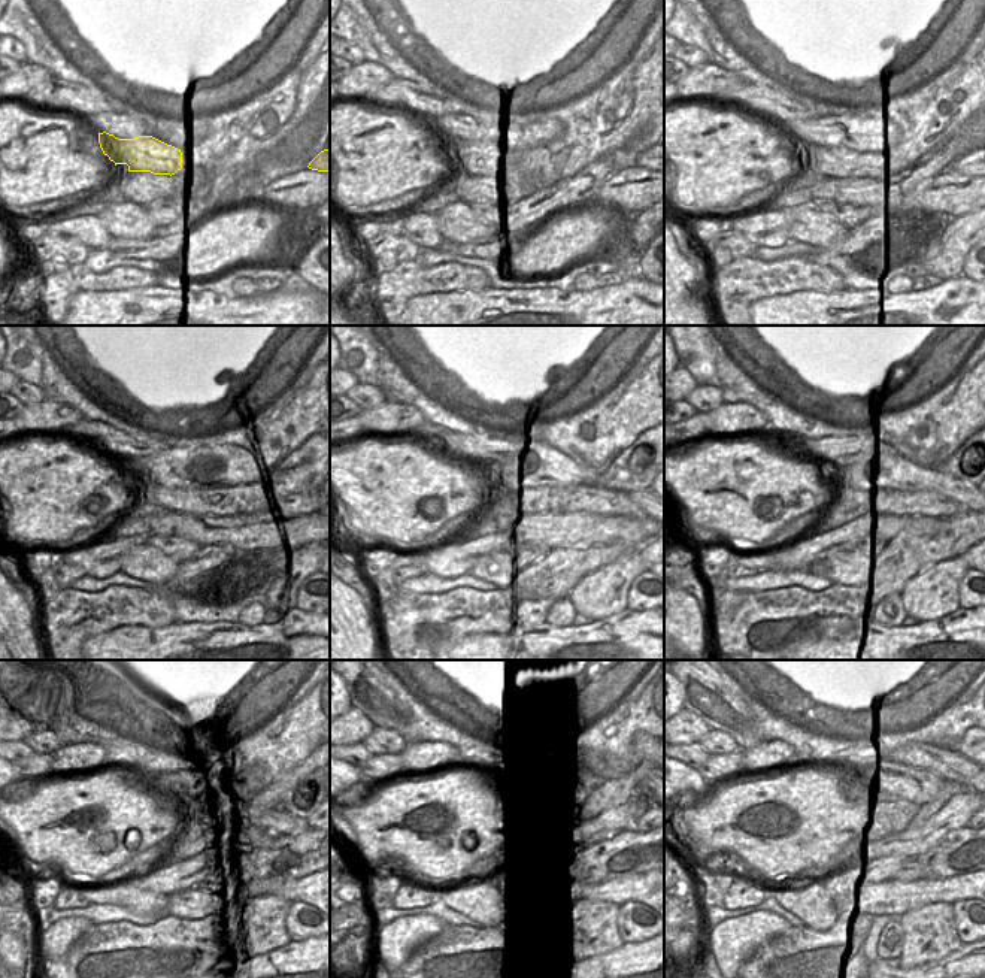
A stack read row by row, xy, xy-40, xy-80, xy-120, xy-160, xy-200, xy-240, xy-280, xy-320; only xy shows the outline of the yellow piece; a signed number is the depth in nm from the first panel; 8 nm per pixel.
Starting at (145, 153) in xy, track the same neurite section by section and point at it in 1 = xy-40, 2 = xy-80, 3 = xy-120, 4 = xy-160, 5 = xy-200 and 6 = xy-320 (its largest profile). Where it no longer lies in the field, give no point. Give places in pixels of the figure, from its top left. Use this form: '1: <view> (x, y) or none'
1: xy-40 (476, 159)
2: xy-80 (829, 162)
3: xy-120 (226, 500)
4: xy-160 (546, 500)
5: xy-200 (879, 500)
6: xy-320 (900, 813)

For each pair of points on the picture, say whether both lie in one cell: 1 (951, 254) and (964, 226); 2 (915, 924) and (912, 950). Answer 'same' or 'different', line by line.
1: same
2: same

